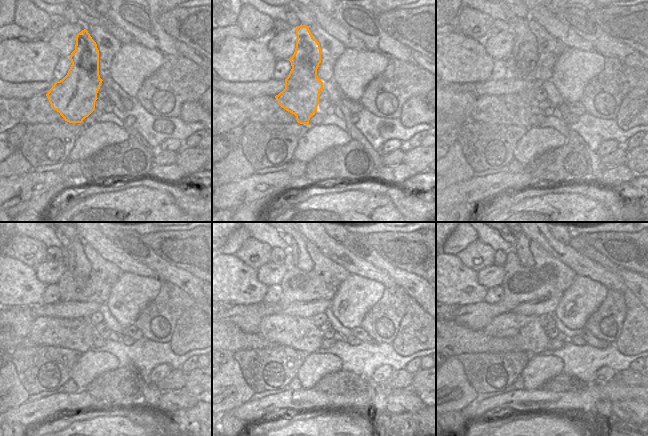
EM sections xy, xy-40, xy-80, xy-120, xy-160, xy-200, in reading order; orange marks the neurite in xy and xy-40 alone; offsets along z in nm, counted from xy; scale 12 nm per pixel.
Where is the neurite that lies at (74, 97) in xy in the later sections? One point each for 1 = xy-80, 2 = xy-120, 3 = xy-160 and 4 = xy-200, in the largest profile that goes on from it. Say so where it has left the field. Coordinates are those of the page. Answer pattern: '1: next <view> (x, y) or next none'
1: next xy-80 (526, 49)
2: next xy-120 (78, 264)
3: next xy-160 (298, 249)
4: next xy-200 (521, 247)

